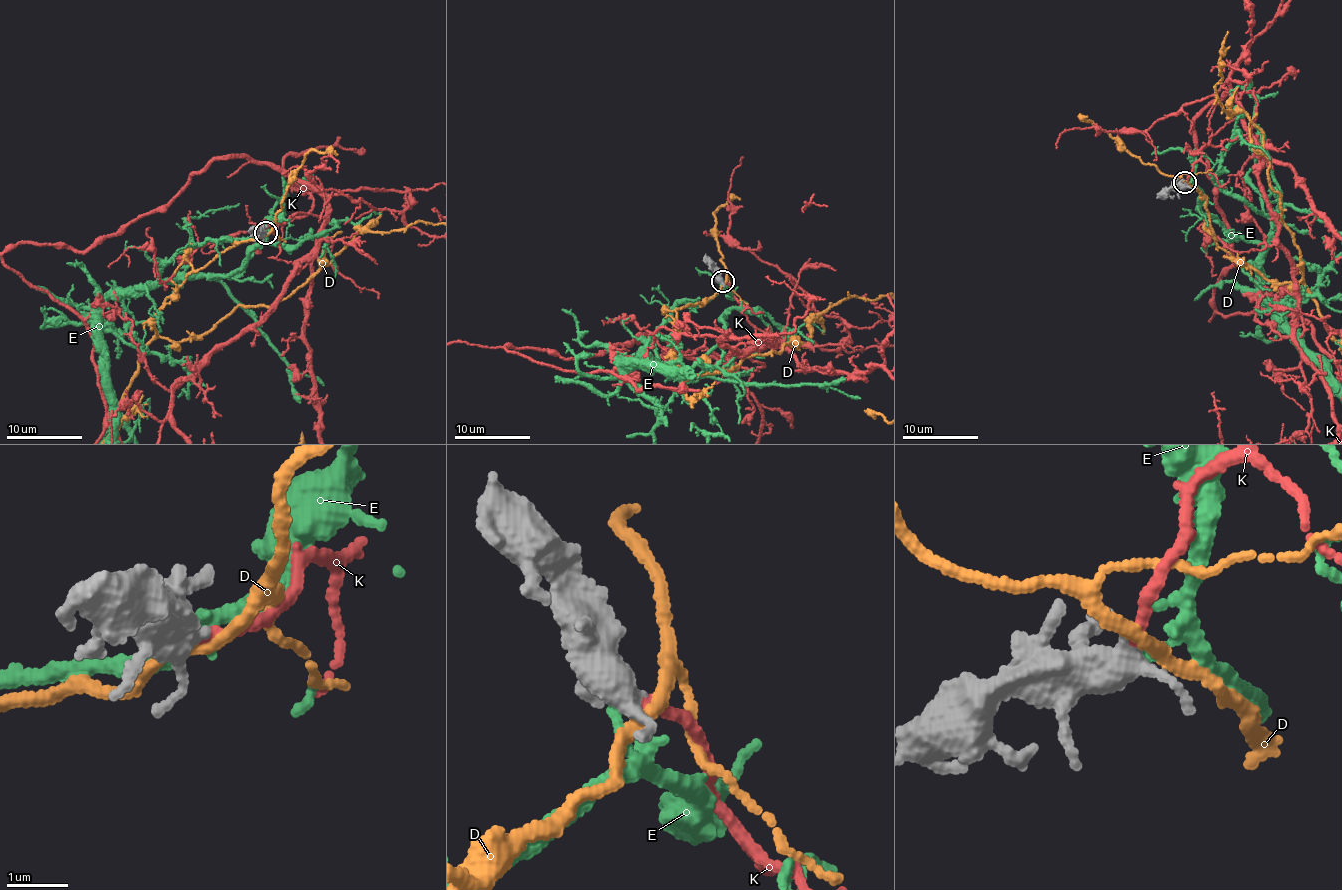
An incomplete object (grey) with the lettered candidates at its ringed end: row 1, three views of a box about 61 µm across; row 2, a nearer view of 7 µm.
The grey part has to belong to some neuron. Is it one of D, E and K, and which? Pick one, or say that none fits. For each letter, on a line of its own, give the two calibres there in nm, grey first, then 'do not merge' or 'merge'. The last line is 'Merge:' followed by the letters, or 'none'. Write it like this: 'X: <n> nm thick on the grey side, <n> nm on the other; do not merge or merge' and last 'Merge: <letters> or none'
D: 320 nm thick on the grey side, 200 nm on the other; do not merge
E: 340 nm thick on the grey side, 80 nm on the other; do not merge
K: 320 nm thick on the grey side, 170 nm on the other; merge
Merge: K

